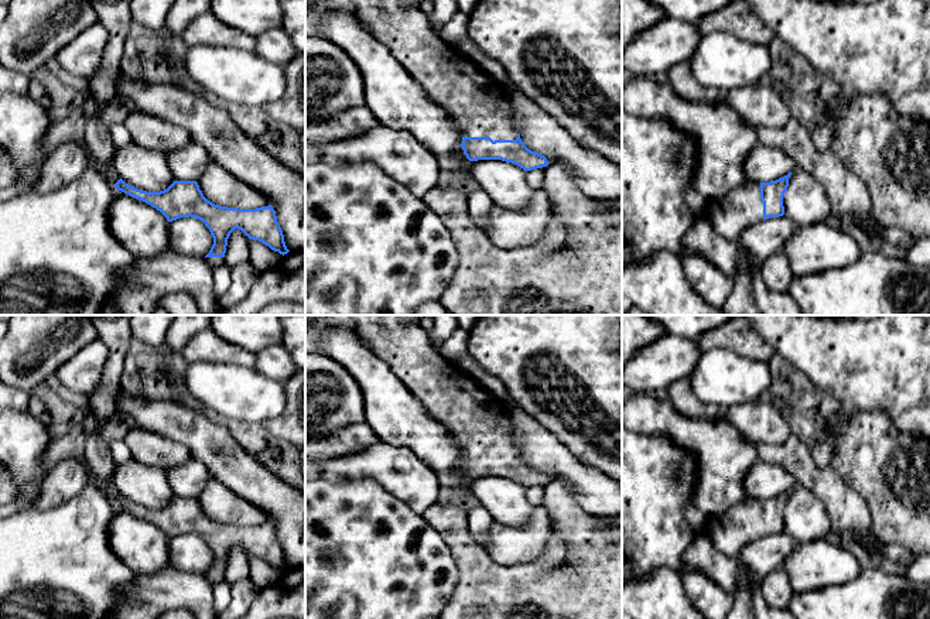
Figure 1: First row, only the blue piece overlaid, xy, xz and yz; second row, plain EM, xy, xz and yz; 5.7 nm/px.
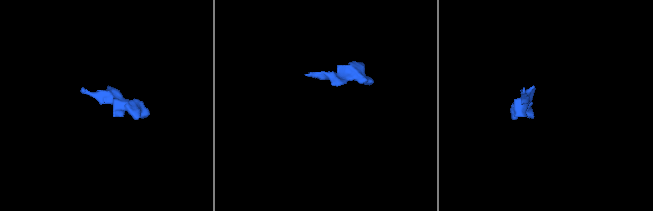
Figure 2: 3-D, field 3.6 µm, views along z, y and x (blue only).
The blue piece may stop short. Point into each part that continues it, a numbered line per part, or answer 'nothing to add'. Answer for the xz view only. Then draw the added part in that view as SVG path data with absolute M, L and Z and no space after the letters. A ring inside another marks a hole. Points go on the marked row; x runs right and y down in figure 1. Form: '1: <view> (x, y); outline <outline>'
1: xz (479, 106); outline M351 0L356 18L369 27L372 35L384 44L406 72L423 86L458 126L462 137L516 140L513 105L505 83L483 72L466 55L442 41L420 10L420 0Z

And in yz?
1: yz (730, 215); outline M748 182L724 196L707 199L702 216L718 235L736 243L748 226L763 220L760 182Z

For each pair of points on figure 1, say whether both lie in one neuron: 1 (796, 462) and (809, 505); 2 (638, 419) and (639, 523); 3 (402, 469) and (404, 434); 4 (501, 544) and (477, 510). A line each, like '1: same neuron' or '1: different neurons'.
1: different neurons
2: different neurons
3: different neurons
4: different neurons

